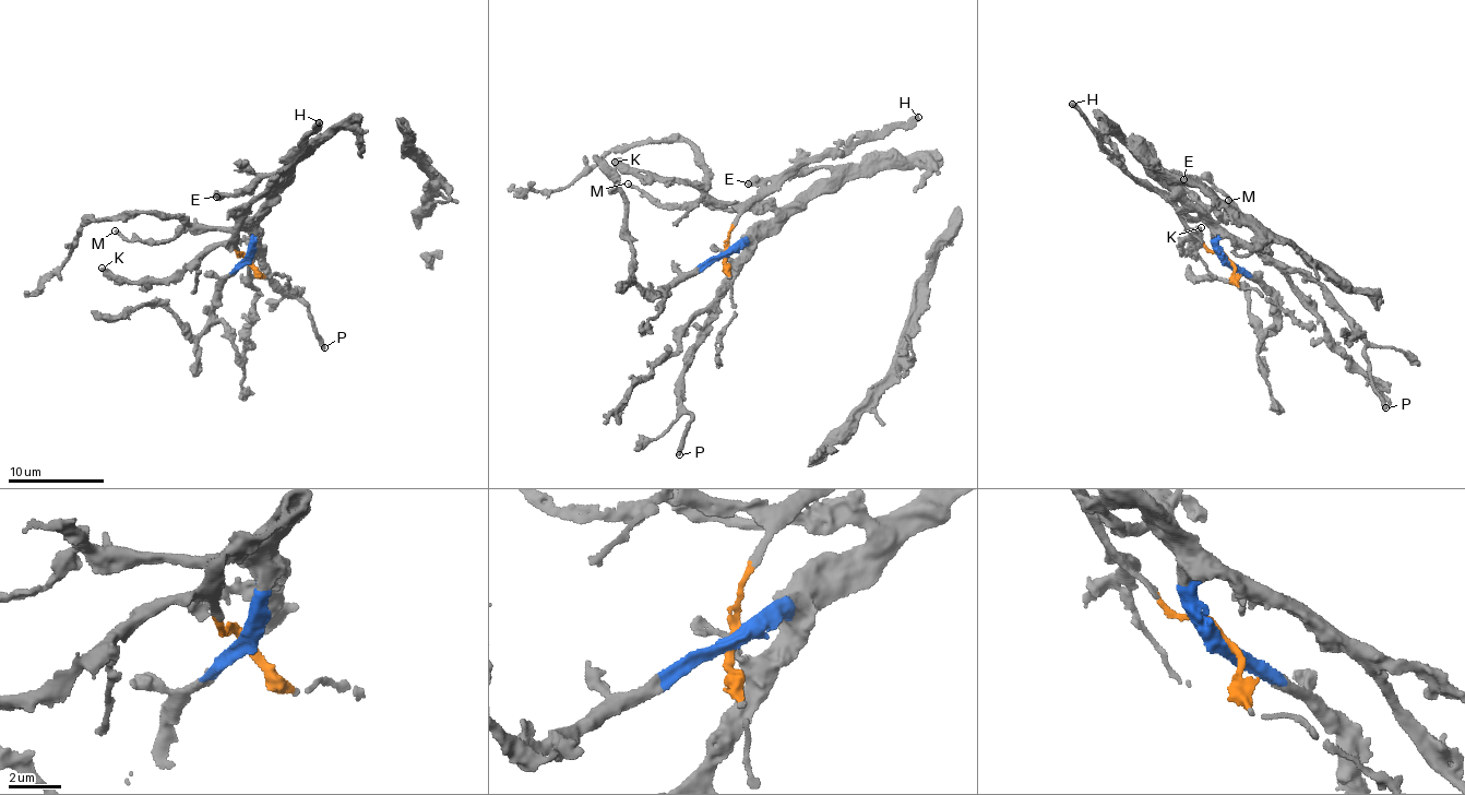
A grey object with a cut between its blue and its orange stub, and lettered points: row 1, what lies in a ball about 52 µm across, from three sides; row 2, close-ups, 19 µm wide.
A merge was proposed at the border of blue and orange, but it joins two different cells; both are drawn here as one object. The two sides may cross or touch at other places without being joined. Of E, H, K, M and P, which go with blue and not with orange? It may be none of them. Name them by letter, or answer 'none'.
E, M, P

